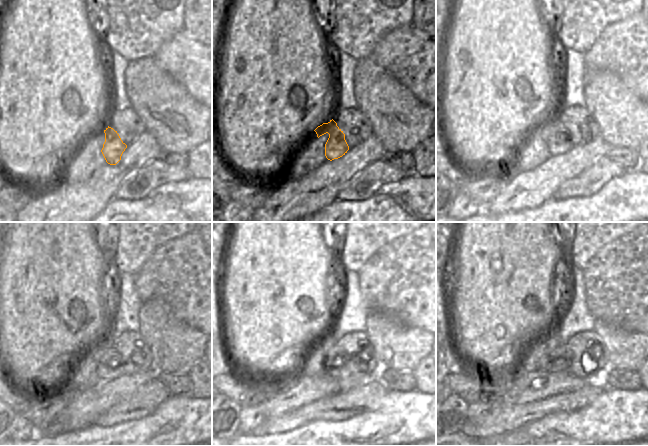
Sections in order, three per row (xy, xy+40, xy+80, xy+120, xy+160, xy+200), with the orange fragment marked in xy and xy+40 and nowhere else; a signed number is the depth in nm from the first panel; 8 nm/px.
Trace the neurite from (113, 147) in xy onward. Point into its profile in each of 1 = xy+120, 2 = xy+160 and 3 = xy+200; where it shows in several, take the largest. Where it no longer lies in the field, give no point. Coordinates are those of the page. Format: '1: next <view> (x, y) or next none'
1: next xy+120 (107, 359)
2: next xy+160 (334, 358)
3: next xy+200 (557, 359)

